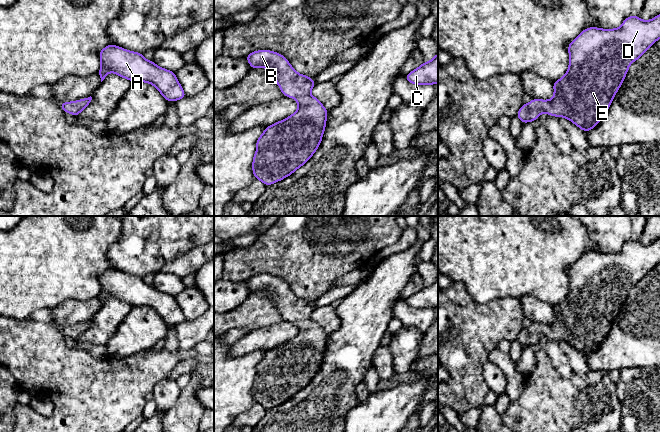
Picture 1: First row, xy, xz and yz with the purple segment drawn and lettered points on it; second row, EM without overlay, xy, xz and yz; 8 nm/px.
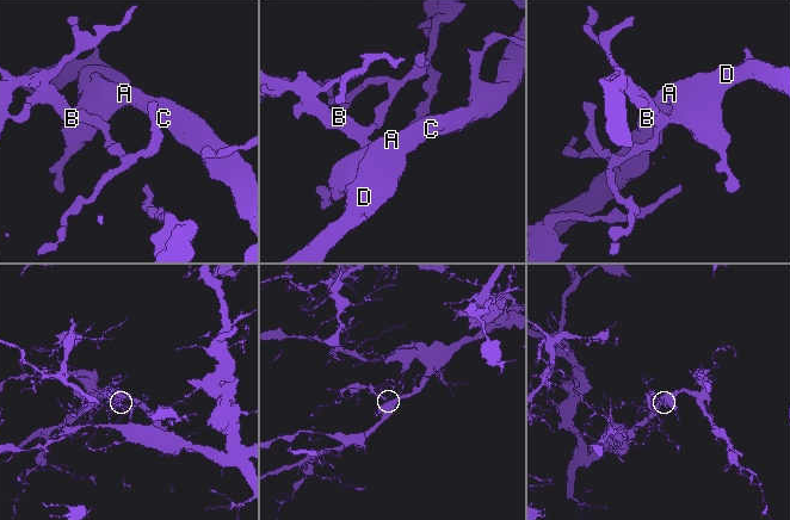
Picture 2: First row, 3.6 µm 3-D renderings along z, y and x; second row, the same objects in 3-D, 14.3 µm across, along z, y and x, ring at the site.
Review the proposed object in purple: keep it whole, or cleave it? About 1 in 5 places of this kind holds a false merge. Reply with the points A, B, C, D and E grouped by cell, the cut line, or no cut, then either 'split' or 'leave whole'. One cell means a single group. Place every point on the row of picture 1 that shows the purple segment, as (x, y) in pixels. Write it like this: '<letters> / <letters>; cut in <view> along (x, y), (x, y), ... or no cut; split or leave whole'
A B C D E; no cut; leave whole

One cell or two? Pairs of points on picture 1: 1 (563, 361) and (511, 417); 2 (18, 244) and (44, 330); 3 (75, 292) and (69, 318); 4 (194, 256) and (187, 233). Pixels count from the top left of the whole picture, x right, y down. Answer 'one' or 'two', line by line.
1: two
2: two
3: two
4: two

